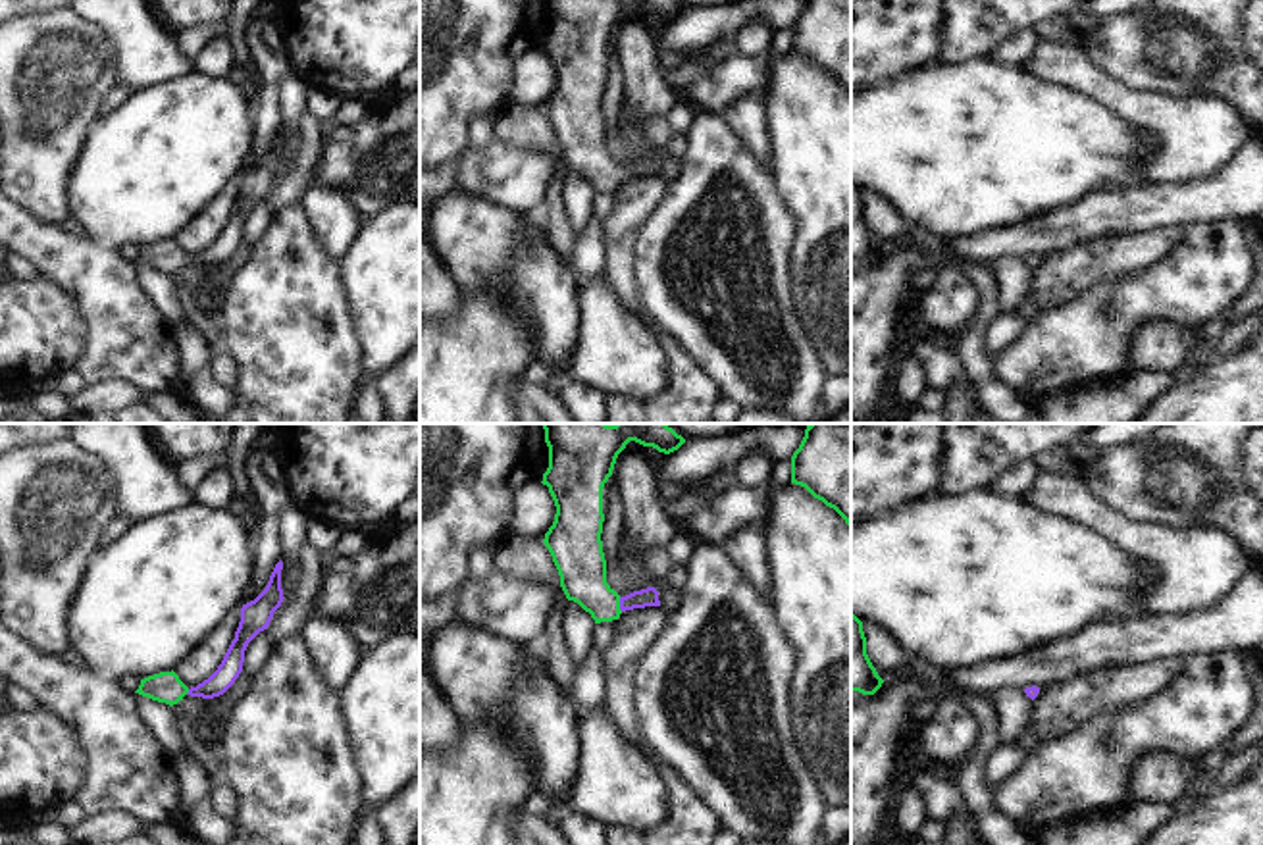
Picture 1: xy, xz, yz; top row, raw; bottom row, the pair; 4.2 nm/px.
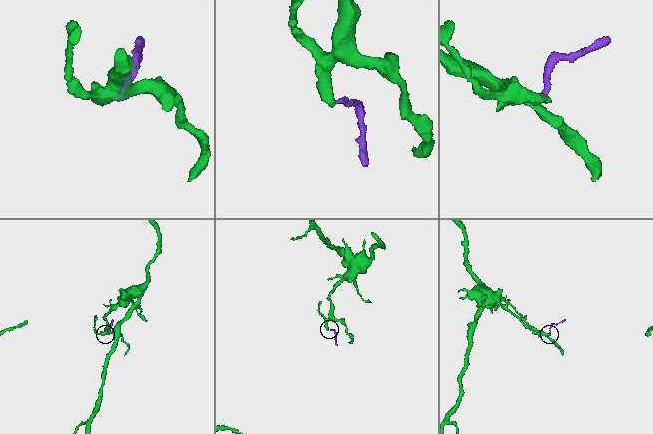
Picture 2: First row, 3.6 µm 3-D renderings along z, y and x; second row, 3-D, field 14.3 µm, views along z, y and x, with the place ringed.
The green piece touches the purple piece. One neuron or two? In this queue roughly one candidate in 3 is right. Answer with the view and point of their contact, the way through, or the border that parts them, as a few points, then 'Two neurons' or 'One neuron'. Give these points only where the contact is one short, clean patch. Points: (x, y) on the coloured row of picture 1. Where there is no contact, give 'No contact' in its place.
Touches green at xz (618, 605). Path across: xz (580, 561), (582, 572), (618, 605), (645, 597). One neuron.

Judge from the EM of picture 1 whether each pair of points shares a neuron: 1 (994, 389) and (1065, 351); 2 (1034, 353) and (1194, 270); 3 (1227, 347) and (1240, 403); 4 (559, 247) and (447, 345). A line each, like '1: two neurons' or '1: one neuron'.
1: two neurons
2: one neuron
3: two neurons
4: two neurons

